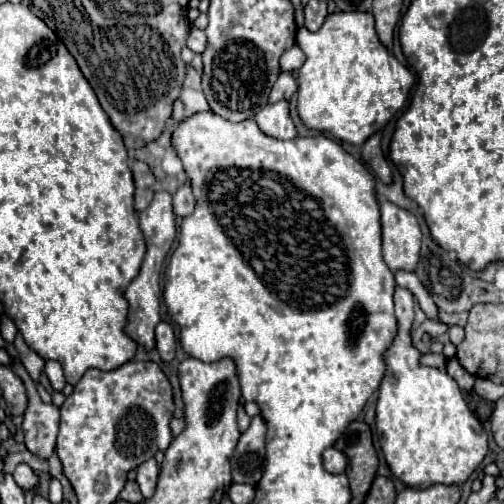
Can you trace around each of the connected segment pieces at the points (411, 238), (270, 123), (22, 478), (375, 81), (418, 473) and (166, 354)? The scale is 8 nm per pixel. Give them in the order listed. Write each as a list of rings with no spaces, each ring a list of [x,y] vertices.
[[[380,199],[382,209],[382,253],[392,271],[414,271],[420,259],[420,227],[410,211]]]
[[[288,101],[266,105],[262,111],[256,113],[254,121],[258,123],[260,131],[270,137],[276,137],[276,139],[294,139],[296,137],[296,129],[294,129],[294,123],[288,113]]]
[[[20,463],[20,465],[16,467],[16,471],[14,471],[14,481],[16,481],[24,491],[38,487],[38,477],[34,475],[34,471],[32,471],[26,463]]]
[[[336,11],[326,17],[316,33],[310,33],[306,27],[298,29],[296,45],[306,53],[306,61],[298,71],[298,115],[308,129],[326,131],[350,145],[362,145],[370,135],[388,125],[388,121],[406,105],[414,75],[378,41],[374,17],[370,13]]]
[[[396,287],[394,303],[396,303],[398,333],[392,345],[384,353],[386,373],[382,377],[380,391],[378,391],[378,403],[376,403],[376,433],[380,437],[382,453],[394,477],[398,477],[408,487],[424,489],[434,483],[444,483],[444,485],[464,483],[486,457],[488,435],[482,423],[468,409],[458,383],[448,373],[442,373],[436,367],[420,365],[422,353],[412,345],[412,333],[410,333],[410,327],[414,321],[414,295],[408,289]]]
[[[160,323],[156,327],[156,349],[162,357],[162,361],[172,361],[174,359],[174,351],[176,351],[176,337],[174,337],[174,331],[168,323]]]

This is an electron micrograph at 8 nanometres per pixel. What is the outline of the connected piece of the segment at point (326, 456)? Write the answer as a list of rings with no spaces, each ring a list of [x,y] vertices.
[[[330,447],[322,453],[322,459],[324,459],[324,469],[328,473],[344,473],[346,471],[346,465],[348,465],[348,459],[344,453],[340,453],[338,449]]]

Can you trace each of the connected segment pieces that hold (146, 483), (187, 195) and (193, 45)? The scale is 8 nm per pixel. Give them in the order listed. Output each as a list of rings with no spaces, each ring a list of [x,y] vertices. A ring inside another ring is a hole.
[[[154,459],[144,461],[138,469],[136,469],[136,483],[140,485],[140,491],[144,497],[150,497],[156,489],[156,481],[158,481],[158,465]]]
[[[190,183],[182,185],[182,187],[174,193],[172,205],[174,205],[174,213],[176,213],[178,217],[186,217],[186,215],[190,215],[190,213],[194,211],[194,195],[192,195]]]
[[[190,31],[190,35],[188,35],[188,47],[194,53],[202,53],[206,49],[206,35],[204,35],[204,31]]]

